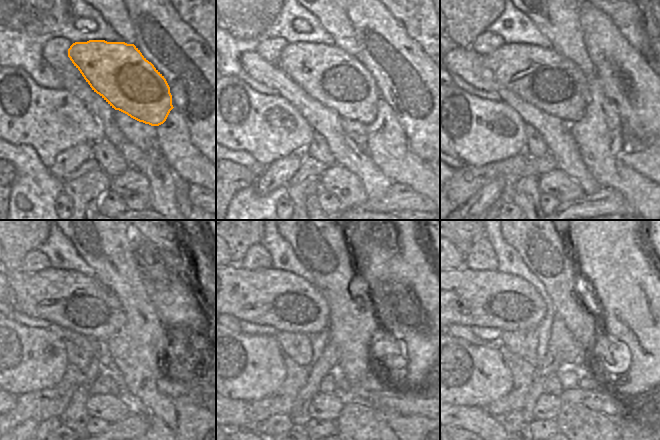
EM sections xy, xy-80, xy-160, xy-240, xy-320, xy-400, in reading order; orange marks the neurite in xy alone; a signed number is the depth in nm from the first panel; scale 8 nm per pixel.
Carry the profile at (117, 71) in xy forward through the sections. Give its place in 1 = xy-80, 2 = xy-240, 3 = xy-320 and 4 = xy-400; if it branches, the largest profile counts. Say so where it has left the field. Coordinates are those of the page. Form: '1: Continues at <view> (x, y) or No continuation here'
1: Continues at xy-80 (338, 80)
2: Continues at xy-240 (67, 298)
3: Continues at xy-320 (277, 298)
4: Continues at xy-400 (489, 299).

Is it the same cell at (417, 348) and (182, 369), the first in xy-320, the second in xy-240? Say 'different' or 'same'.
same

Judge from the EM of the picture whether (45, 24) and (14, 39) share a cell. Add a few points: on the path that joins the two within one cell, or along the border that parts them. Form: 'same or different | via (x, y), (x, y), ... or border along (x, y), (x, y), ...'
different | border along (10, 28), (24, 31), (29, 35), (49, 33)

